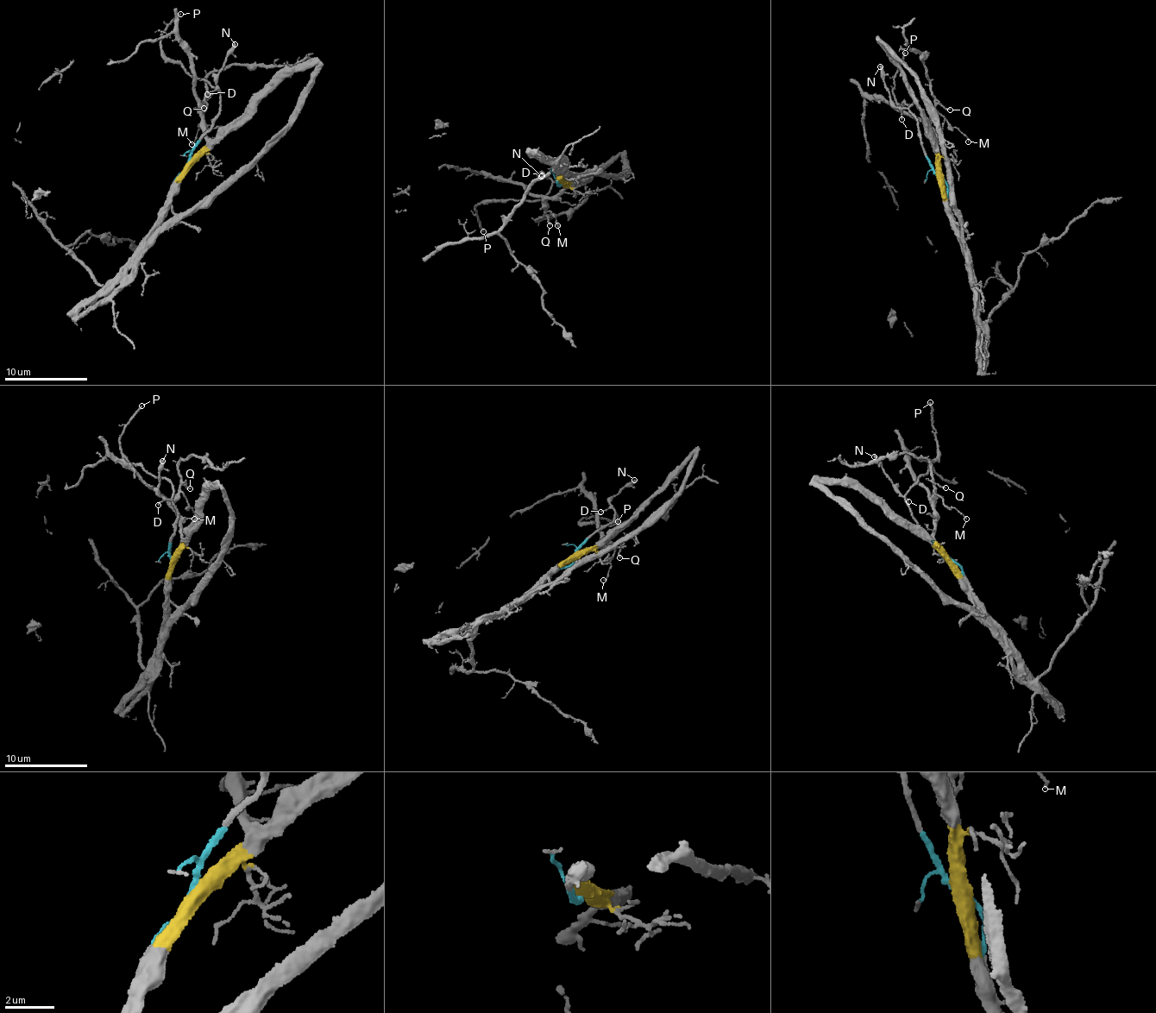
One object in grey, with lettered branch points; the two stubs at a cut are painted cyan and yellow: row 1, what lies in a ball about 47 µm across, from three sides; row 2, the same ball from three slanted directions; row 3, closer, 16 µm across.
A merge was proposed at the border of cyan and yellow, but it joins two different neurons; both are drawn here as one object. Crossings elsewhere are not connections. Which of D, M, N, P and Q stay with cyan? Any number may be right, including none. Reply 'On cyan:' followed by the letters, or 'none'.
On cyan: D, N, P

